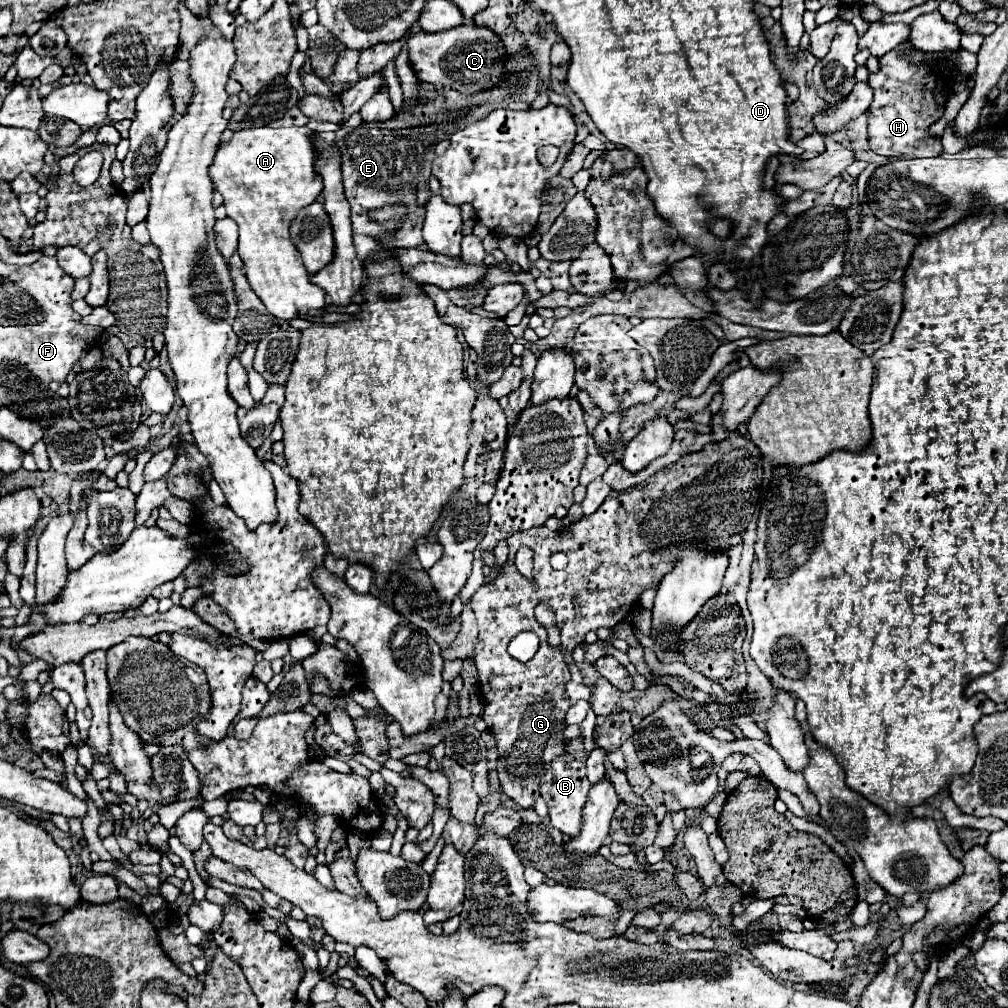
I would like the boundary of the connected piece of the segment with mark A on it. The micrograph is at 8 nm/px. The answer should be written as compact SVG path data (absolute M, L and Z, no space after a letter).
M248 128L236 132L230 142L222 144L216 152L216 158L210 166L210 178L216 190L224 196L226 214L240 228L238 254L246 266L246 278L256 292L256 296L266 306L268 314L292 322L296 318L322 318L326 314L326 292L310 282L310 274L306 272L300 252L290 242L290 222L294 216L308 204L316 200L322 192L322 176L314 170L316 162L316 144L314 132L304 128Z

